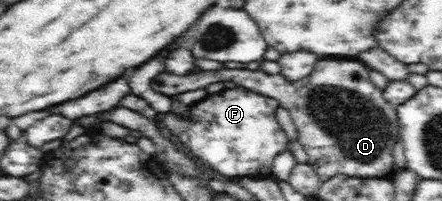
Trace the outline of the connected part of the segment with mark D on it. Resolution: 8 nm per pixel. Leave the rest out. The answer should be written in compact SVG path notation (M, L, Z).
M324 57L316 63L314 63L314 69L310 72L310 75L307 75L305 78L299 79L298 81L288 81L282 74L274 74L268 75L260 70L247 70L246 68L220 68L216 70L196 70L192 73L188 73L188 75L172 75L166 73L166 71L160 72L154 77L152 77L151 81L144 85L144 87L150 87L154 91L158 93L162 93L162 95L166 95L169 97L176 96L177 94L184 93L185 91L194 91L194 89L200 89L200 87L207 87L210 83L218 83L218 81L234 81L238 86L242 86L248 90L254 90L254 92L262 94L262 96L266 95L266 97L274 98L274 100L278 101L279 105L284 107L292 118L292 122L294 122L294 127L296 128L296 134L298 137L296 139L302 144L304 151L308 154L307 164L314 168L314 172L318 174L318 178L320 178L320 183L325 182L328 178L334 177L338 174L344 174L347 176L354 176L359 178L374 178L377 176L391 177L392 174L397 170L396 165L394 164L394 157L392 157L392 151L394 151L394 145L396 145L396 141L398 141L398 124L399 119L397 117L397 109L396 105L390 105L384 97L382 97L382 91L377 88L372 82L370 82L370 68L364 64L359 59L342 59L338 57Z

